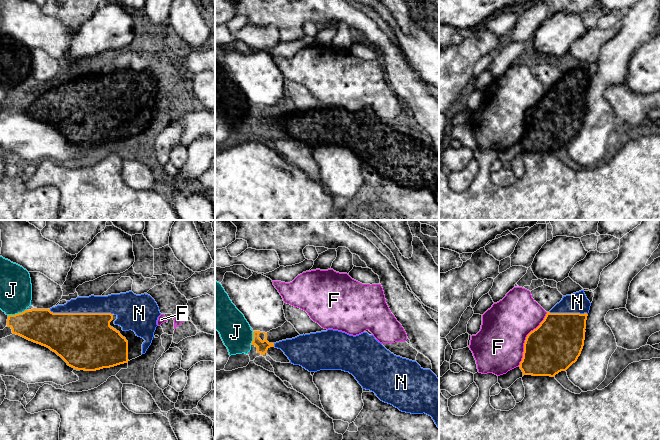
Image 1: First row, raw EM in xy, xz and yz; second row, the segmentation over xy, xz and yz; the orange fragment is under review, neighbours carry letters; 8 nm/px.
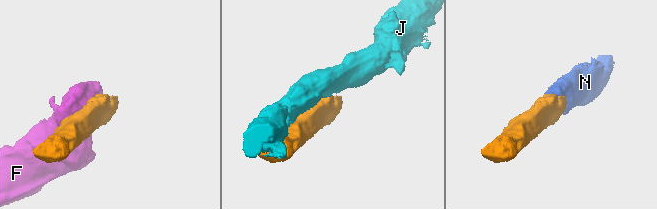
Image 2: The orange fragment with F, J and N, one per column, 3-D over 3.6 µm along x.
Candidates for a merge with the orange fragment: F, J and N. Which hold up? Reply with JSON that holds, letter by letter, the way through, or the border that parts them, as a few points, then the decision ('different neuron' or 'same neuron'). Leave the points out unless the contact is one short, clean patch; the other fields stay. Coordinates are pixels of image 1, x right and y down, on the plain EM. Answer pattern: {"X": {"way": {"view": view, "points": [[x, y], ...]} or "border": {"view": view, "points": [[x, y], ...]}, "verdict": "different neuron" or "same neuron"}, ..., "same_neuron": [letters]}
{"F": {"verdict": "different neuron"}, "J": {"verdict": "different neuron"}, "N": {"verdict": "same neuron"}, "same_neuron": ["N"]}

